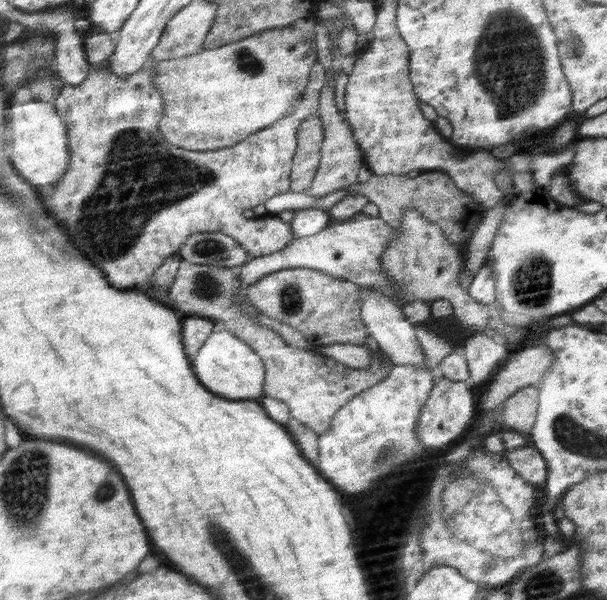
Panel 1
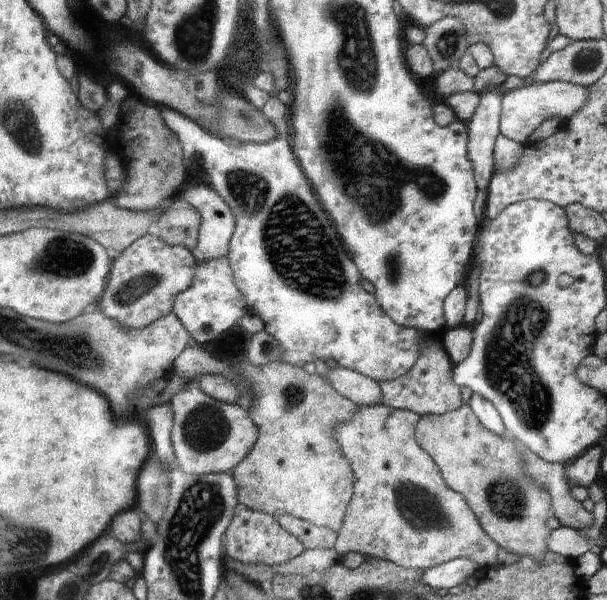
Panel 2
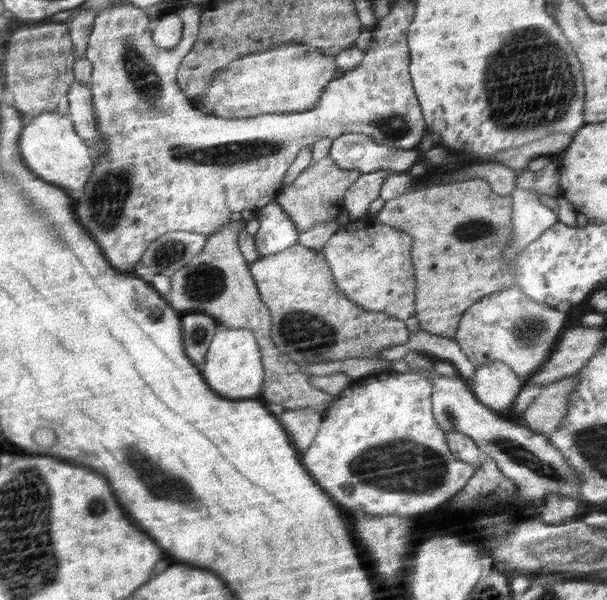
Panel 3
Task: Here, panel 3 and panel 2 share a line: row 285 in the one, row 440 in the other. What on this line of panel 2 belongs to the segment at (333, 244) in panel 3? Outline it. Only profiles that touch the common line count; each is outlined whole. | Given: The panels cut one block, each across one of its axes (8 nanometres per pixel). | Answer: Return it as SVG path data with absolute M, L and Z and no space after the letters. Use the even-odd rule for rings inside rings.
M383 403L356 406L358 406L358 410L353 412L353 416L350 420L338 424L336 432L336 438L341 446L341 452L352 466L353 478L355 479L353 497L349 501L348 511L345 513L341 528L338 531L338 540L335 544L335 550L340 552L339 556L343 556L344 553L348 552L362 553L364 557L377 557L378 559L391 561L396 565L415 571L426 570L435 565L440 565L455 559L472 560L476 565L480 566L480 570L485 569L488 566L496 567L498 565L498 552L501 549L500 546L498 546L497 542L485 532L478 516L475 515L470 504L467 503L466 498L462 496L461 493L456 493L449 488L448 482L441 476L439 466L433 458L417 444L416 427L420 422L420 416L408 410L391 408L389 405L384 405Z

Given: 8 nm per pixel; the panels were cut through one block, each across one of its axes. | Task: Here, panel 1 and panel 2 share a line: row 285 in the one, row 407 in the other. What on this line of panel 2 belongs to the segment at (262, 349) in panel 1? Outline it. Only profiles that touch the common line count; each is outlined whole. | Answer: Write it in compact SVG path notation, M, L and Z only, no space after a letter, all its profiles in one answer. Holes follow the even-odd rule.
M194 383L174 395L170 404L173 411L171 446L182 472L193 476L226 473L237 467L257 443L257 426L248 410L207 396Z

